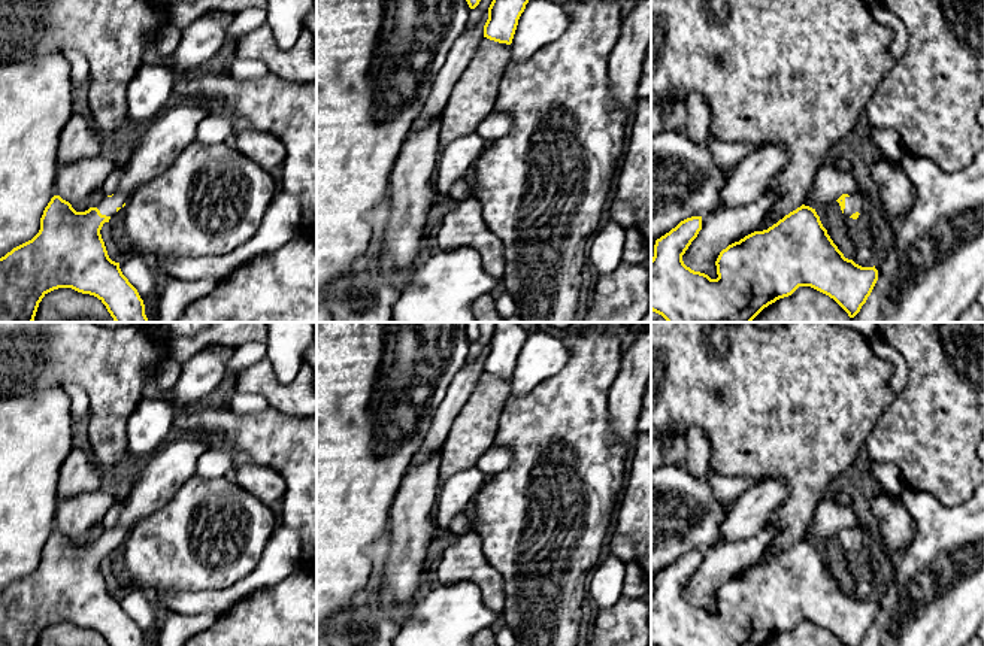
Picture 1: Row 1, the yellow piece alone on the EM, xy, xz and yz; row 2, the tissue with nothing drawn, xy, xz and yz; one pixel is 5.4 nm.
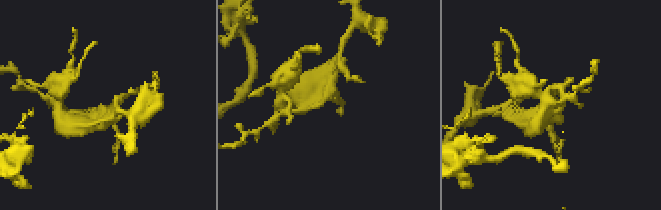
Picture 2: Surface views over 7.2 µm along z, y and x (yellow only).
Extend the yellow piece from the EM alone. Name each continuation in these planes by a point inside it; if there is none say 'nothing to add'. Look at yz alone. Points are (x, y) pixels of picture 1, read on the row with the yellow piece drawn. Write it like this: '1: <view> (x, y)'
1: yz (853, 203)

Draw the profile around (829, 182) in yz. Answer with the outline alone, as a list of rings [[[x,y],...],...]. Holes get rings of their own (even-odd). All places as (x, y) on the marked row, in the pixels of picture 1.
[[[823,163],[814,175],[805,206],[817,207],[836,201],[842,194],[859,195],[863,209],[868,207],[866,197],[857,186],[853,173],[842,172],[838,166]]]

